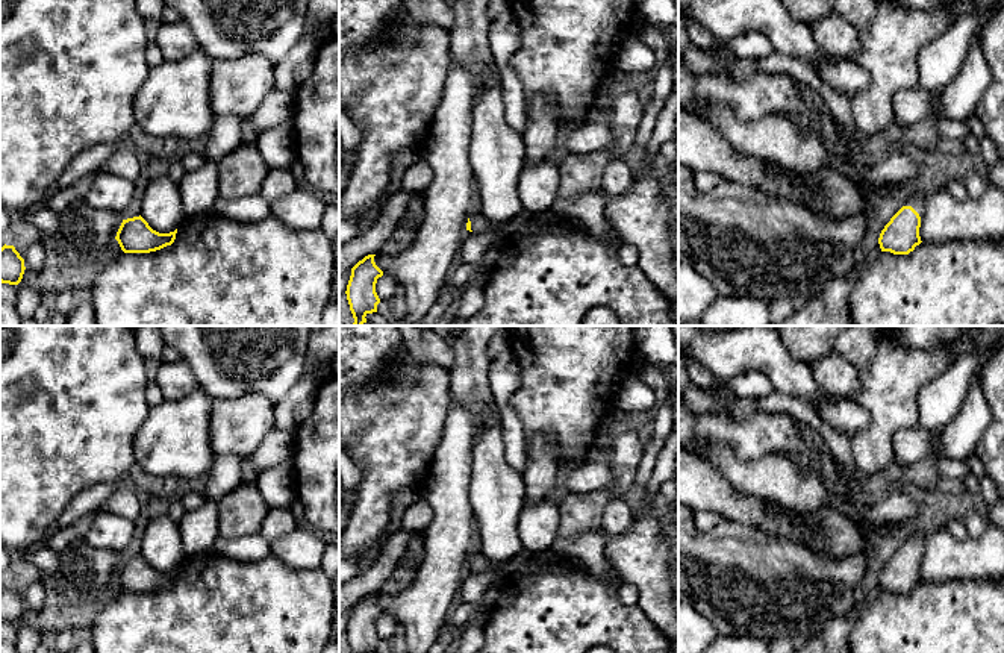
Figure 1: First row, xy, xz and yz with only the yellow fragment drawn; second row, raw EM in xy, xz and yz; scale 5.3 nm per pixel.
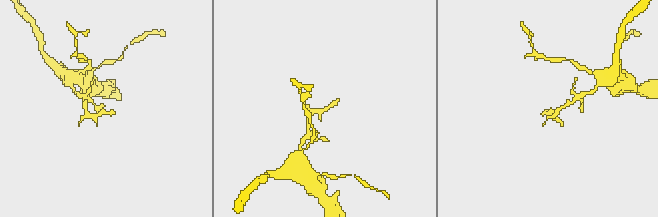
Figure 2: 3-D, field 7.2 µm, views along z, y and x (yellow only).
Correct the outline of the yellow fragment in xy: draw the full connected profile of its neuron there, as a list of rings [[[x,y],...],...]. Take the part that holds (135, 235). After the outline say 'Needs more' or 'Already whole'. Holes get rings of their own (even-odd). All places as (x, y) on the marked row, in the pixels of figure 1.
[[[139,215],[123,220],[115,239],[124,253],[150,253],[171,245],[176,239],[177,229],[170,233],[153,230]]]. Already whole

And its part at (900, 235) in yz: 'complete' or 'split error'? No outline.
split error

